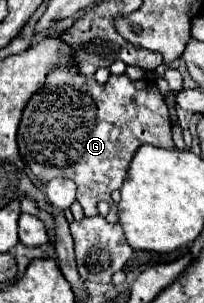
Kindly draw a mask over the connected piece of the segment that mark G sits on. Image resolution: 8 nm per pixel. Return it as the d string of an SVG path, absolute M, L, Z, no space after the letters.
M67 69L49 71L45 85L27 101L17 143L19 153L43 183L53 177L75 181L77 201L87 217L99 215L99 201L109 203L111 209L105 215L109 223L119 219L111 193L121 189L135 151L145 143L175 149L169 109L155 83L143 79L131 81L127 75L111 75L105 85L99 85L95 77Z

